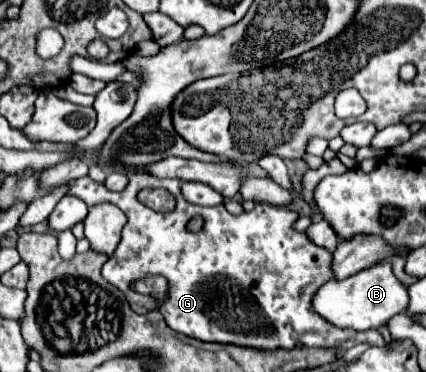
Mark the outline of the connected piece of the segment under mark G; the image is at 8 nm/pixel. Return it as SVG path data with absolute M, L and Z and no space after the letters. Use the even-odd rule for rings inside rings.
M127 170L129 184L121 192L111 192L105 188L105 184L93 182L89 176L75 178L65 182L67 188L65 196L77 196L87 206L97 206L103 202L115 204L121 208L127 216L127 224L123 228L123 244L119 244L117 252L103 264L103 278L117 286L133 310L147 312L151 308L151 300L147 296L141 296L129 288L133 280L145 278L149 274L161 274L169 282L167 298L159 304L159 312L163 314L169 328L175 332L181 332L185 336L203 340L203 342L221 342L221 344L237 344L245 348L257 348L257 350L277 350L277 348L335 348L339 354L345 350L357 346L357 344L369 344L369 346L387 346L383 342L381 334L377 330L339 330L325 322L321 316L311 312L311 290L317 290L325 282L333 278L331 274L331 254L327 250L321 250L315 246L303 232L295 232L291 226L297 220L297 214L289 208L279 208L273 204L255 204L251 212L241 212L239 216L233 216L225 210L225 206L193 206L191 202L185 202L181 196L181 180L179 178L153 178L151 174L145 174L141 170ZM141 188L165 188L177 198L177 208L169 214L159 214L147 206L143 206L137 200L137 192ZM193 216L203 216L205 226L201 232L193 234L187 230L187 222Z

